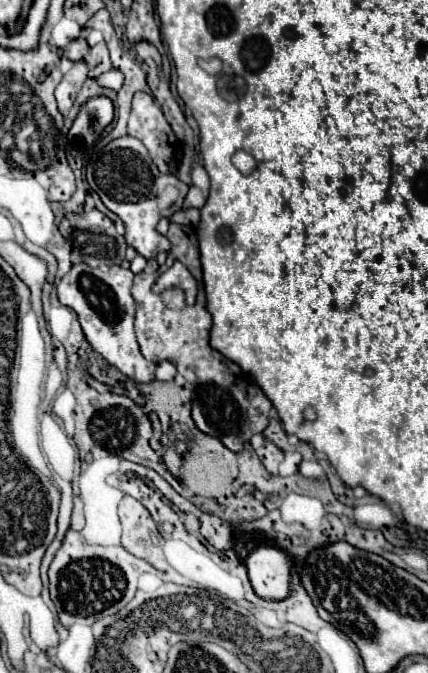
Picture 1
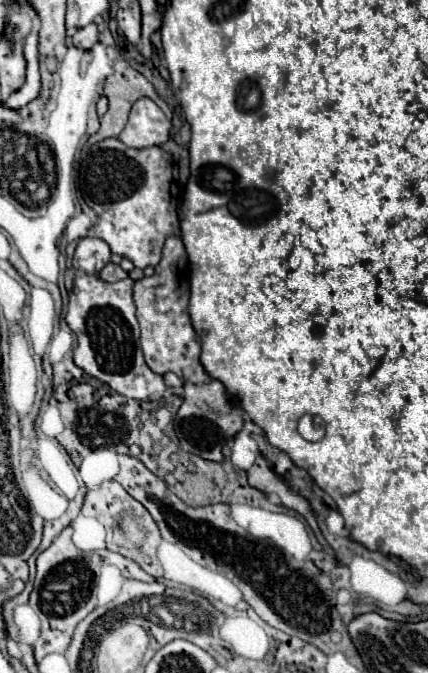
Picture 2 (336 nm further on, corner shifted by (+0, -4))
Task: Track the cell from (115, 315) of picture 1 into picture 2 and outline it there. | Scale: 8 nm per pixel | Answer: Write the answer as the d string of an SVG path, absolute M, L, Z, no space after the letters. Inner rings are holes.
M81 274L69 294L65 322L77 336L75 364L97 380L109 384L115 392L135 400L161 400L167 386L163 376L155 374L143 358L139 344L139 324L133 304L133 280L105 282L97 274Z

